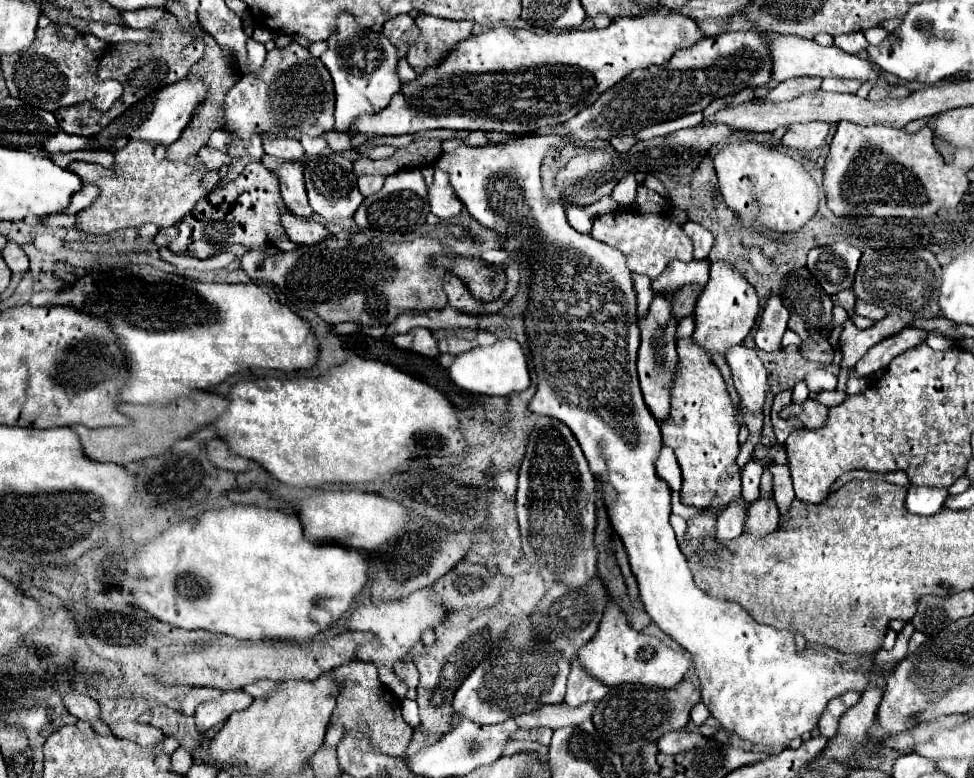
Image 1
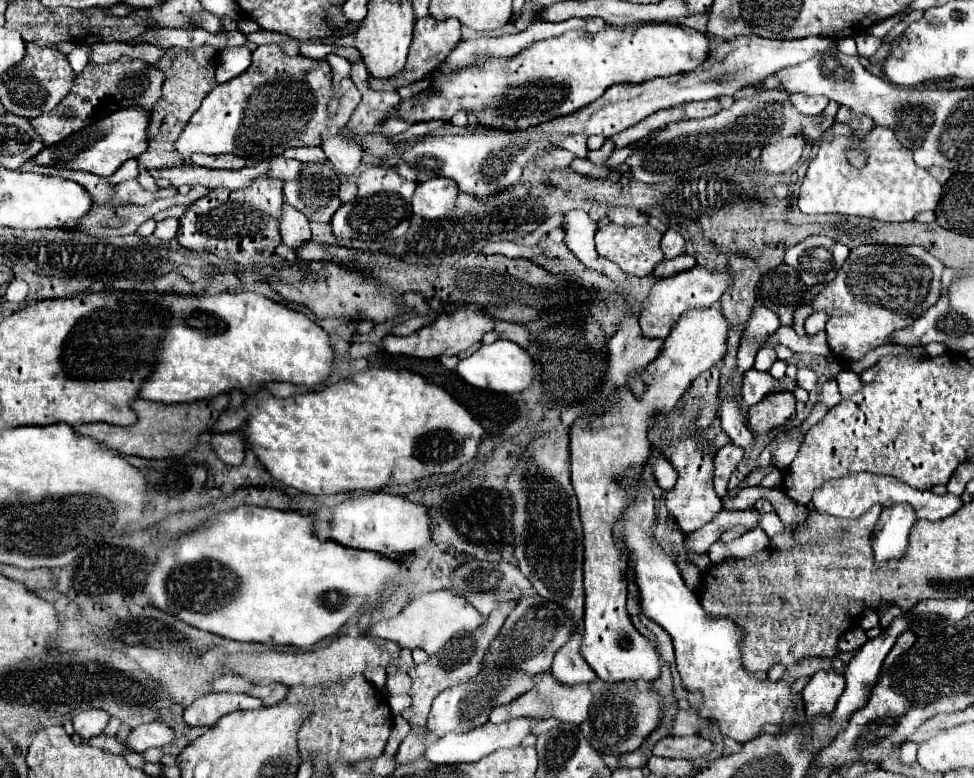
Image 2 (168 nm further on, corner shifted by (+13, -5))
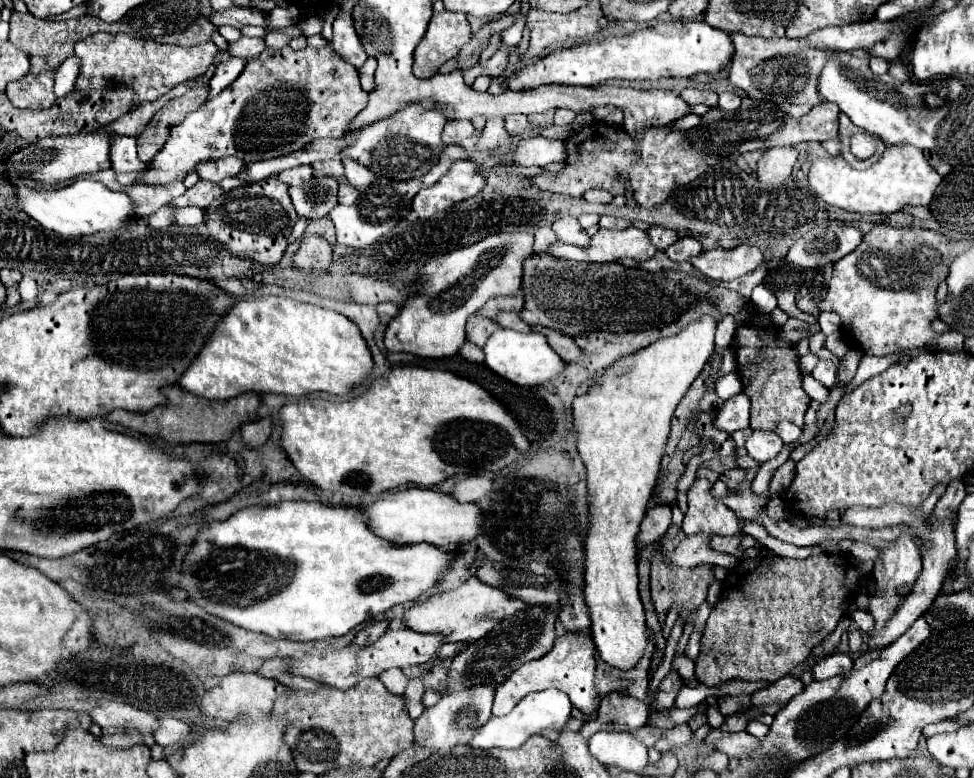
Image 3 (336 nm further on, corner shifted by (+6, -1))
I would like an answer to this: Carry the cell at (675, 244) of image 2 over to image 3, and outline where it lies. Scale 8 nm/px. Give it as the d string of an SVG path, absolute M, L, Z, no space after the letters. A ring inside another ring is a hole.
M652 226L648 230L648 236L652 240L652 244L658 248L658 250L666 250L668 246L672 246L674 242L678 242L678 234L670 228L662 228L662 226Z

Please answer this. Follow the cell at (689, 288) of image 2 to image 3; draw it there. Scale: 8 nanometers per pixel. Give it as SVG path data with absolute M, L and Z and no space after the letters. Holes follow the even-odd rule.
M742 244L732 250L704 250L700 256L690 258L690 264L712 282L730 282L758 268L762 260L764 256L756 246Z

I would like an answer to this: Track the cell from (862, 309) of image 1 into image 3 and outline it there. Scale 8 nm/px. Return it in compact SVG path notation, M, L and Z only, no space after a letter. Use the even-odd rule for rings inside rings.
M822 312L822 314L818 316L818 324L820 324L822 332L828 336L828 334L840 330L840 316L834 314L834 312Z

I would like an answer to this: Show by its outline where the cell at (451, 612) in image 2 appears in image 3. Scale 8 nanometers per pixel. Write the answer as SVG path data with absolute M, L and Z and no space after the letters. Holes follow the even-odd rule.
M472 576L464 584L460 584L456 590L440 592L440 594L430 596L424 602L416 602L412 608L404 612L402 622L406 628L420 632L420 634L440 634L444 638L444 644L472 642L472 640L482 638L498 622L514 616L514 612L522 608L526 608L526 604L518 600L510 600L504 592L498 592L496 588L488 588L476 576Z

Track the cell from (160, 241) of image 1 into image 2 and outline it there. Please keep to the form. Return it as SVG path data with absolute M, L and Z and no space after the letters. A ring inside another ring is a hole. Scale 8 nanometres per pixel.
M165 218L161 222L157 222L157 230L155 236L161 240L171 240L177 236L177 228L179 228L179 220L177 218Z

